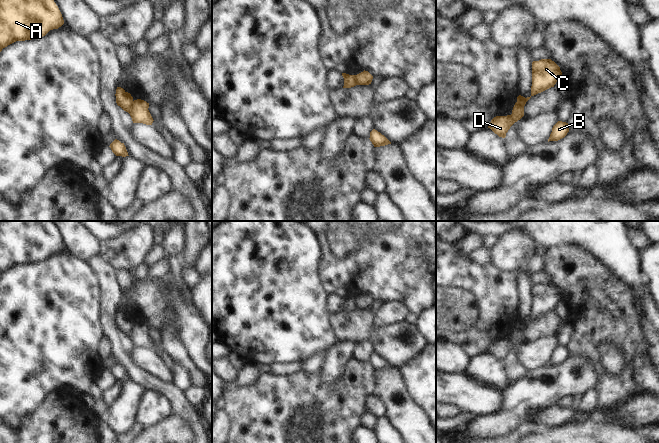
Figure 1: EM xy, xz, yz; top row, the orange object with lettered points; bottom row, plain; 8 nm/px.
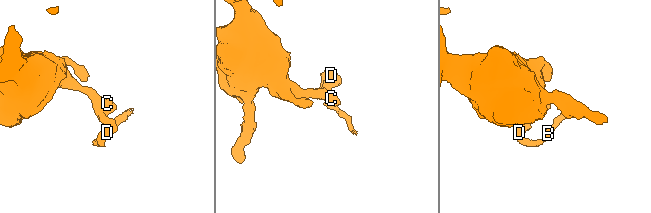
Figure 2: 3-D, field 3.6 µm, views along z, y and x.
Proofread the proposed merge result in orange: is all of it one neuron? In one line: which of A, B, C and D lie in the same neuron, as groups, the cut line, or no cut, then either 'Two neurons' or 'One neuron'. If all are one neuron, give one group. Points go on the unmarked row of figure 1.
Groups: A C / B D. Split along xy (133, 325), (127, 335). Two neurons.

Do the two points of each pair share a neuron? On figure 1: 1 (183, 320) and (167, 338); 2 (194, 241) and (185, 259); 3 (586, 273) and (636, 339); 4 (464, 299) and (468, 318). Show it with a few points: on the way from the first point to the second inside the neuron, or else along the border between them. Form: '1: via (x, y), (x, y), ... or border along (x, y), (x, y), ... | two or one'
1: border along (161, 330), (171, 327), (178, 342), (185, 351) | two
2: via (193, 245), (189, 255) | one
3: via (593, 289), (609, 305), (612, 315), (620, 323) | one
4: via (465, 304), (467, 313) | one

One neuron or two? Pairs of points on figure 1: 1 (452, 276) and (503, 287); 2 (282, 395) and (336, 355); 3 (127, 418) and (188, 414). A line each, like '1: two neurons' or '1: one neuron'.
1: one neuron
2: two neurons
3: two neurons

